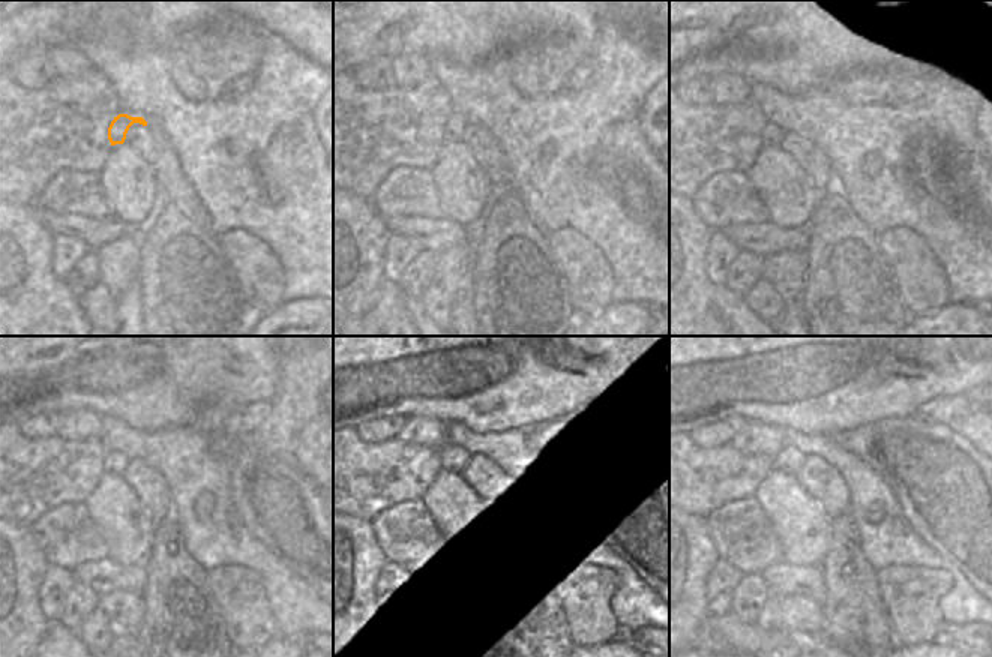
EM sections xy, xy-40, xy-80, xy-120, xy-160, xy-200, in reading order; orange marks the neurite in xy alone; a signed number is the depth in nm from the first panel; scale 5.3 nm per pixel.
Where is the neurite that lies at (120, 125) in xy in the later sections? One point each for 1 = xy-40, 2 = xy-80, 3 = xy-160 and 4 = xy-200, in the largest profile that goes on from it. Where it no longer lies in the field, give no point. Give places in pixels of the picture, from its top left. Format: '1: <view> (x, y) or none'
1: xy-40 (455, 126)
2: xy-80 (773, 134)
3: xy-160 (453, 459)
4: xy-200 (787, 459)

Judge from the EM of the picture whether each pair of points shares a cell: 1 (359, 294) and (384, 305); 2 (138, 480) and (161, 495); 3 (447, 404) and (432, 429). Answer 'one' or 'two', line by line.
1: one
2: one
3: two

